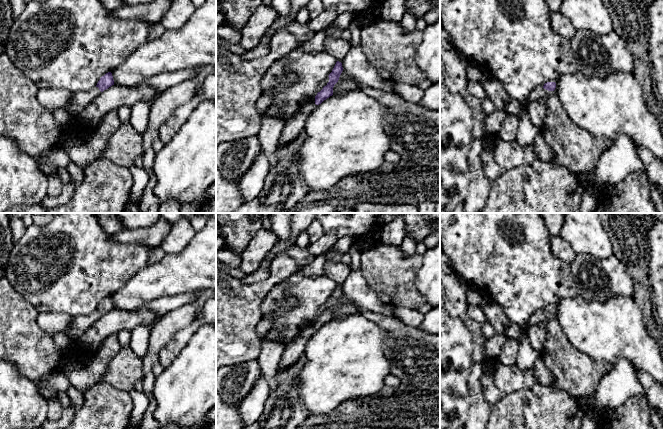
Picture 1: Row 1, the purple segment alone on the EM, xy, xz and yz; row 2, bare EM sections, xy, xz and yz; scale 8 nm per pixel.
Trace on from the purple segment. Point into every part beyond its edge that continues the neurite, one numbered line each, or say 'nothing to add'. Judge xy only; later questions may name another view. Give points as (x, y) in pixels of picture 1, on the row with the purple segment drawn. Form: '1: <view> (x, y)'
1: xy (81, 99)

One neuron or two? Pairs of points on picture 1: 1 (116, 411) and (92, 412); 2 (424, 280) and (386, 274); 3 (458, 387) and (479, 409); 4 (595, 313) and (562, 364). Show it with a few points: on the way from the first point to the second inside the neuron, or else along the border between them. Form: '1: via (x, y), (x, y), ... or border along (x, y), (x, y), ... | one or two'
1: via (110, 411), (98, 412) | one
2: border along (422, 256), (422, 265), (415, 286), (425, 301) | two
3: border along (468, 377), (470, 406), (466, 418) | two
4: border along (562, 326), (567, 340), (593, 360) | two

